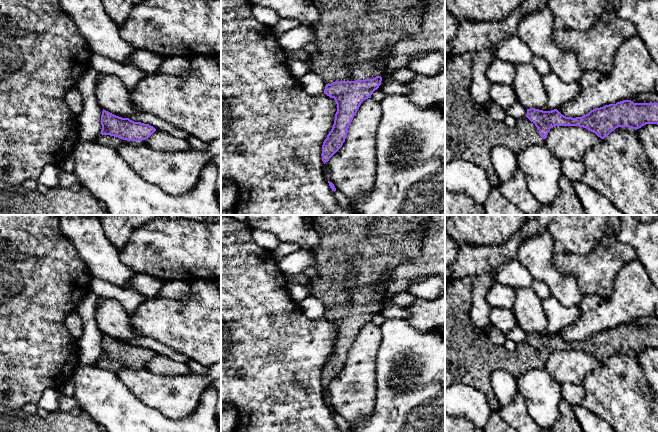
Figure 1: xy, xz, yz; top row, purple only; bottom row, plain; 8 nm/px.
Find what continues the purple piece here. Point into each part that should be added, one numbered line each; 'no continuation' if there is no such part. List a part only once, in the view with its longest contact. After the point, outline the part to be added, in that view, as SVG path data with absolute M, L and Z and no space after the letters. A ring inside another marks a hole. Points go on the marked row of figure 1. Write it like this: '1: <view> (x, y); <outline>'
1: xz (351, 36); M309 0L316 8L320 19L312 29L315 31L315 45L317 50L310 54L311 71L319 75L326 84L331 84L335 81L355 81L373 79L376 76L383 76L387 62L391 56L393 46L401 39L408 38L419 34L422 25L422 16L426 10L427 4L430 0Z

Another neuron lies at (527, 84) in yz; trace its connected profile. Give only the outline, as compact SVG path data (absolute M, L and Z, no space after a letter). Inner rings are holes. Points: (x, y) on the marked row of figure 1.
M531 63L515 66L512 88L517 101L525 108L546 109L547 93L542 82L542 76Z

